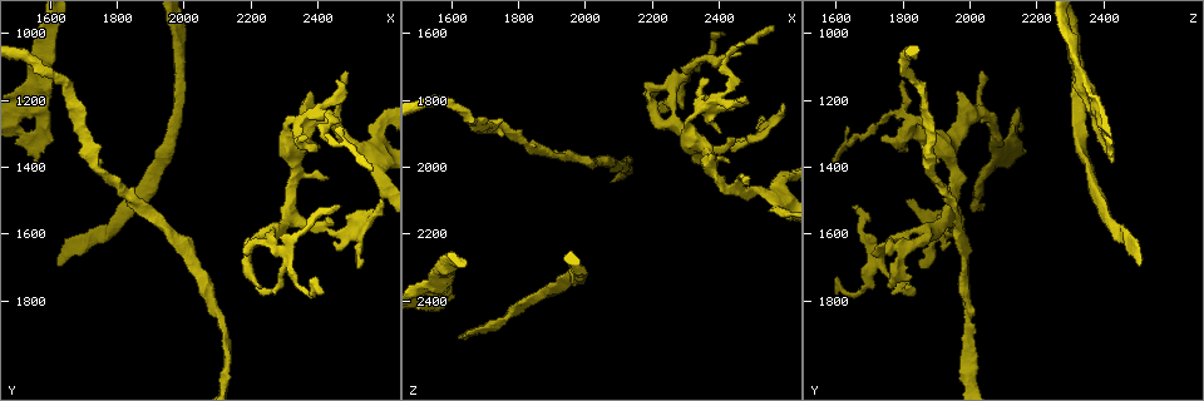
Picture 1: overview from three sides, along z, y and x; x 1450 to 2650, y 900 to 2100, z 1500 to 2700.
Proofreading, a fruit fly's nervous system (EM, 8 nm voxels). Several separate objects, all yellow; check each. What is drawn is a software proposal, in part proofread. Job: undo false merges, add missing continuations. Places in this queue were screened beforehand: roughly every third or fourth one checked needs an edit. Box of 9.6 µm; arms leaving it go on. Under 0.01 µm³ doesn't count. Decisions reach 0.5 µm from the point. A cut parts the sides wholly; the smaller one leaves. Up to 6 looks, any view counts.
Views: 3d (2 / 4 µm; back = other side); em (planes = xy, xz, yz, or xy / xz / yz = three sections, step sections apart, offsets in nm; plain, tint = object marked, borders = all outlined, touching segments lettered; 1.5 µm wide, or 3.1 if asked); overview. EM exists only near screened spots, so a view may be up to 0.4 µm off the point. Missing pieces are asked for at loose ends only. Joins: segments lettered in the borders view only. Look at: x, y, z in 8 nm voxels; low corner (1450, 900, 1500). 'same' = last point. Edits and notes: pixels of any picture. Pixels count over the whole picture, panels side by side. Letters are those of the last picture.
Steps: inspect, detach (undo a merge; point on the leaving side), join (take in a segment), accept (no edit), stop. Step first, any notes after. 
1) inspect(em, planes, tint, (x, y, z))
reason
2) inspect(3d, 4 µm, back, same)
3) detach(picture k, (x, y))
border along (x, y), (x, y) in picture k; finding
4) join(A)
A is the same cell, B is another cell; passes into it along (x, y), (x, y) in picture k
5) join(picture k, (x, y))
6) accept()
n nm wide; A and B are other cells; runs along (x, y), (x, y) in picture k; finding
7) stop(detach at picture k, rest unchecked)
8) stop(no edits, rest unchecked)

inspect(em, planes, tint, (2460, 1520, 1660))
an open end

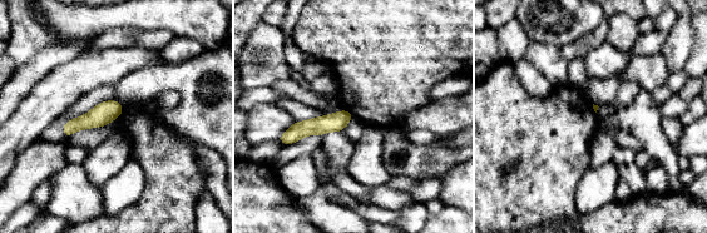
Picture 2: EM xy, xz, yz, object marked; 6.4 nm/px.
inspect(em, planes, borders, same)

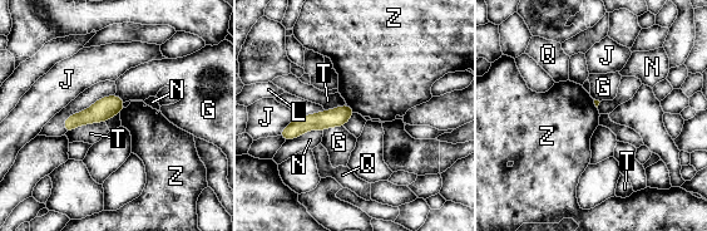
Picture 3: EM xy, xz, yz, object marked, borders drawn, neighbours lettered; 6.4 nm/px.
accept()
G, J, L, N, Q, T and Z are other cells; no lettered segment goes on from it

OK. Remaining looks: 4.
inspect(em, xy, step 4, tint, (2370, 1770, 1670))
abrupt turn

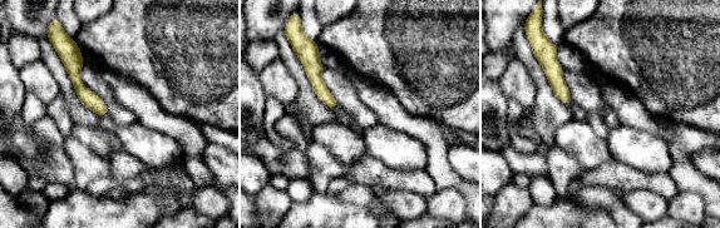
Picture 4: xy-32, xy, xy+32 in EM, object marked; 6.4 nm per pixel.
inspect(em, planes, borders, same)
cut it another way

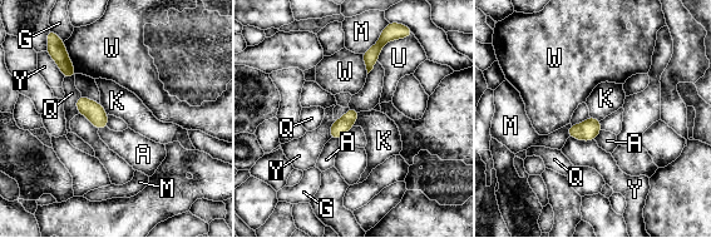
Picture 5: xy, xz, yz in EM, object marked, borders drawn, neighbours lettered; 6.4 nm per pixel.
accept()
A, G, K, M, Q, U, W and Y are other cells; border along (360, 112), (352, 125) in picture 5; continuous, no second cell

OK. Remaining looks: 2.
inspect(em, xy, step 8, tint, (2380, 1250, 2000))

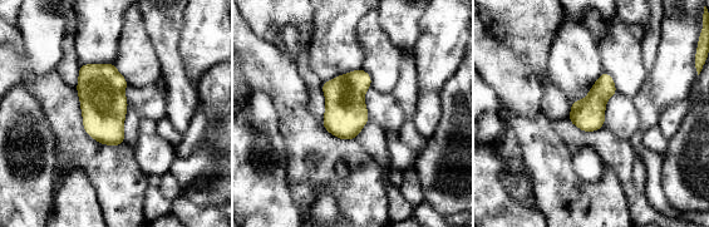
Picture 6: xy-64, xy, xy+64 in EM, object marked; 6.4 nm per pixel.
inspect(em, xy, step 8, borders, same)
what lies round it

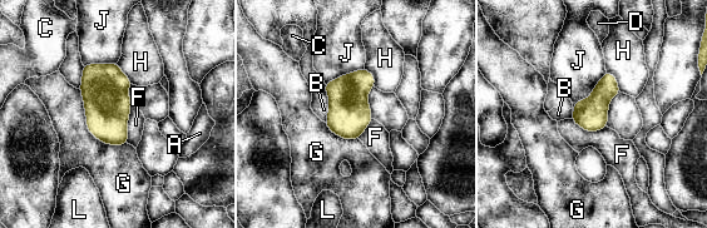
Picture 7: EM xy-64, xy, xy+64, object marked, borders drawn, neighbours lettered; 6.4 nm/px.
accept()
A, B, C, D, F, G, H, J and L are other cells; border along (132, 104), (128, 112), (127, 143) in picture 7; all the same cell

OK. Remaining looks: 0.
stop(no edits, rest unchecked)

